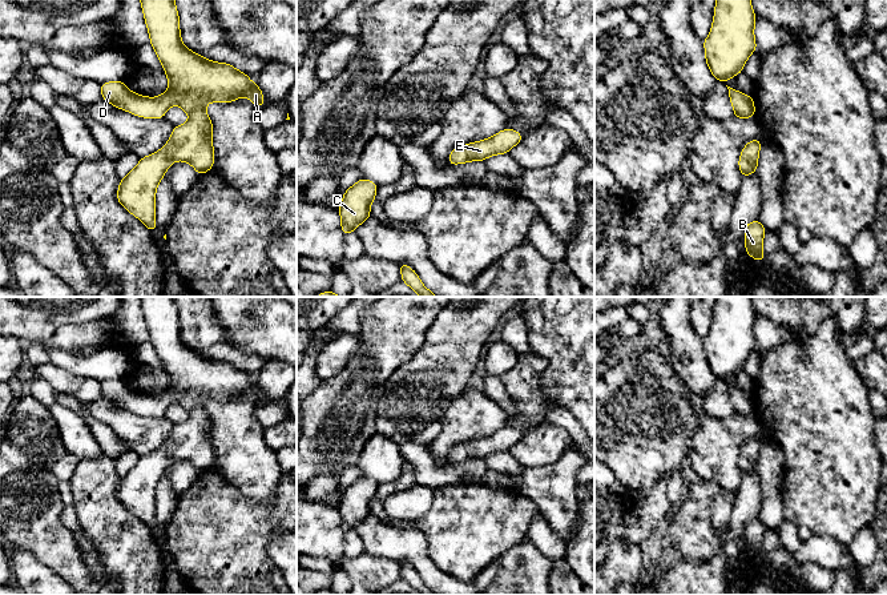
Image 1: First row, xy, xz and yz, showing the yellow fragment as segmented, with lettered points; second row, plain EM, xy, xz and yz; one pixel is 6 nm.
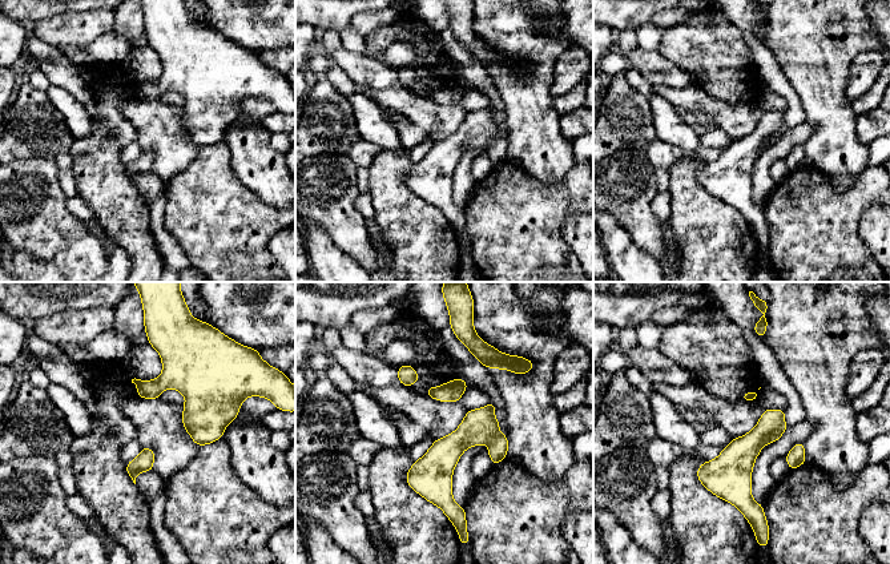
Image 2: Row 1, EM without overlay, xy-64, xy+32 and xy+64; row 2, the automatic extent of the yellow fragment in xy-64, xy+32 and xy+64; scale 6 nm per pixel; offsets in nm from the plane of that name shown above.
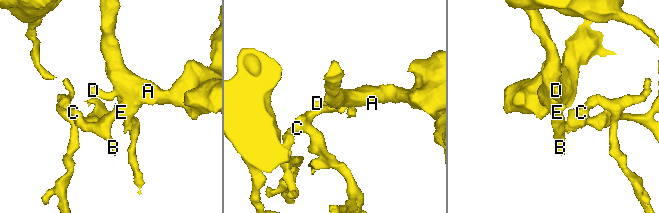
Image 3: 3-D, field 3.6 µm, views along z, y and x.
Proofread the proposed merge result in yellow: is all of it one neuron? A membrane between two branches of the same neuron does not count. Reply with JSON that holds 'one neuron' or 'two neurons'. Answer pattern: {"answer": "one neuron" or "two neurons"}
{"answer": "one neuron"}

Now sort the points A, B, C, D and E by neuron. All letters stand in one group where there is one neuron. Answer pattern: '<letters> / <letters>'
A B C D E

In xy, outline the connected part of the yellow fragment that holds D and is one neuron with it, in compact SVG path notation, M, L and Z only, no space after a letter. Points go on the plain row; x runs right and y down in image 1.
M140 297L140 301L150 335L149 342L164 365L169 386L157 395L146 395L132 390L124 379L109 379L101 382L101 394L117 407L124 407L137 415L164 417L165 410L173 403L178 403L189 413L189 418L184 423L173 426L170 437L161 449L140 457L137 465L120 479L117 499L141 518L150 530L154 530L157 526L156 489L168 466L176 459L185 459L195 467L198 474L213 467L215 457L213 421L207 414L206 402L231 401L239 395L247 395L258 406L265 403L265 395L258 382L253 381L246 371L230 362L205 357L184 343L174 297Z

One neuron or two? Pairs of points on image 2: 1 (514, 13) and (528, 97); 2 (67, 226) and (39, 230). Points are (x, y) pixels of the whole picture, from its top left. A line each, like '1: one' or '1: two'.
1: one
2: one

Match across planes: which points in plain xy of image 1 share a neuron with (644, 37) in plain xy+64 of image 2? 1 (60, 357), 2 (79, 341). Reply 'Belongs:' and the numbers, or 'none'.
Belongs: 1

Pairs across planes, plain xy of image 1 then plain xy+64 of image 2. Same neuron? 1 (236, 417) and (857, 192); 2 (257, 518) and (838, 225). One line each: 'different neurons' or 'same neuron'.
1: different neurons
2: same neuron

